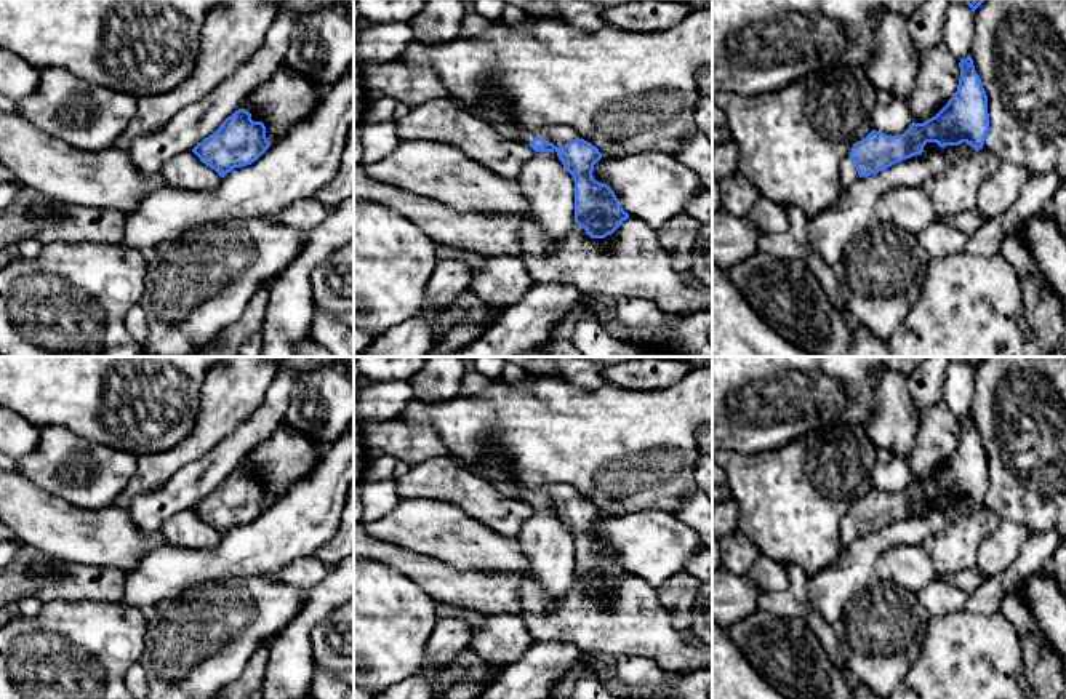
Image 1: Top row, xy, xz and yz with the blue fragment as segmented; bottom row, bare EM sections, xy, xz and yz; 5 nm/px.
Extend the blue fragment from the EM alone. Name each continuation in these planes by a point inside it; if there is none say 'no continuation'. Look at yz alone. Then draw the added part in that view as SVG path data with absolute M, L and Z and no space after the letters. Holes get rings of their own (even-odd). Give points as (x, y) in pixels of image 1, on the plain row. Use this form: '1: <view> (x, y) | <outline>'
1: yz (849, 531) | M850 513L842 520L840 533L842 533L840 541L842 541L844 550L848 544L852 544L860 536L855 523L852 521Z

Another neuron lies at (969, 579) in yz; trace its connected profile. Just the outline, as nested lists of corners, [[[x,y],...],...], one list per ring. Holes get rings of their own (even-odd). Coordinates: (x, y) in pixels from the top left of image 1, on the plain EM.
[[[975,568],[972,569],[965,569],[960,573],[954,573],[949,576],[943,576],[941,579],[944,579],[946,582],[957,585],[959,589],[962,589],[964,592],[967,592],[968,595],[980,587],[981,584],[984,584],[988,581],[988,577],[983,577]]]

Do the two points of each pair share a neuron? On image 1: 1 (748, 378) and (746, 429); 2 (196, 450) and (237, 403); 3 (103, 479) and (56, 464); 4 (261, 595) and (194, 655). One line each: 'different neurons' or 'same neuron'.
1: same neuron
2: same neuron
3: same neuron
4: same neuron

